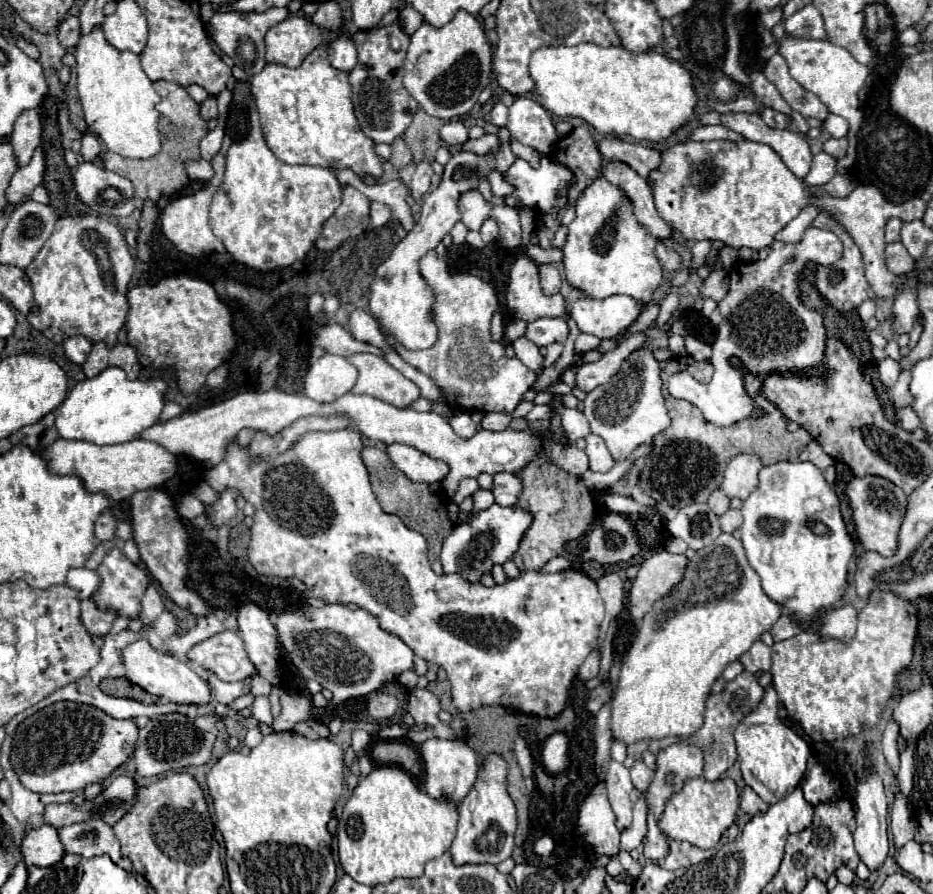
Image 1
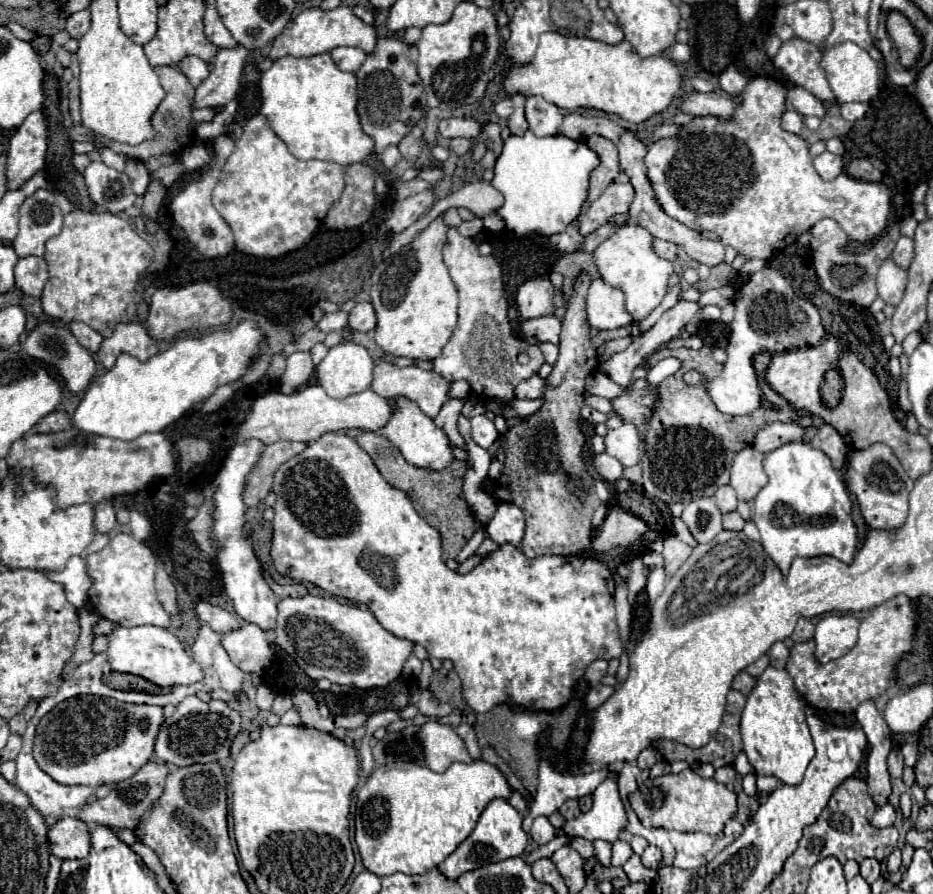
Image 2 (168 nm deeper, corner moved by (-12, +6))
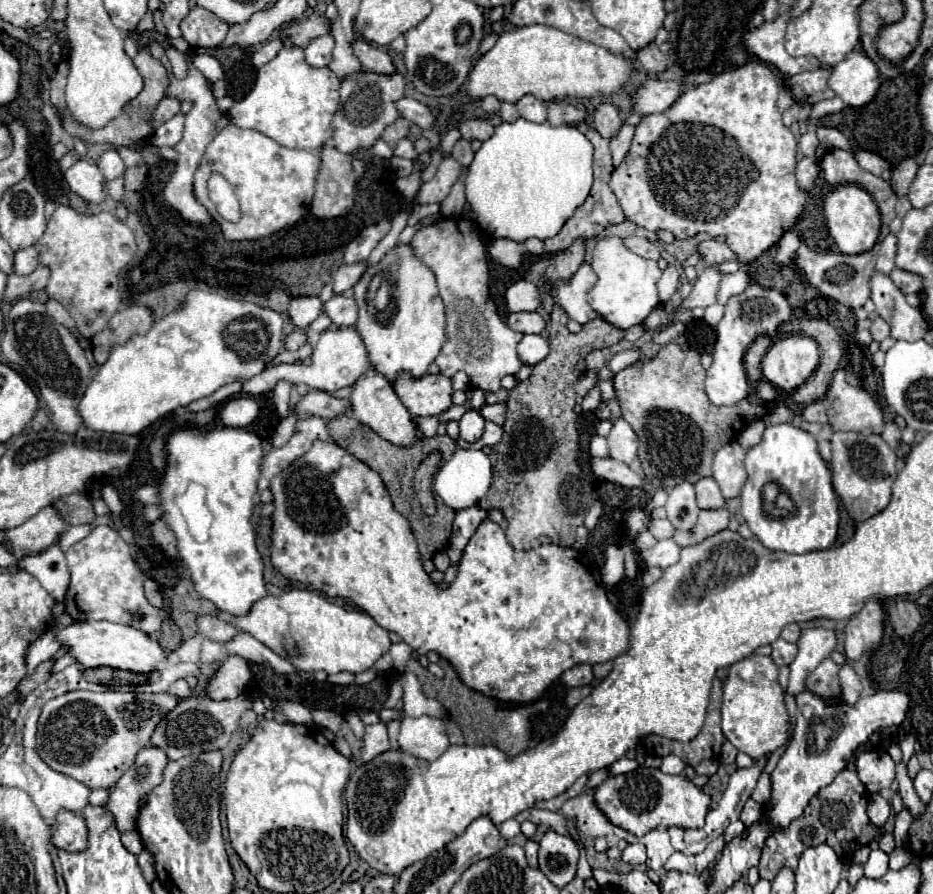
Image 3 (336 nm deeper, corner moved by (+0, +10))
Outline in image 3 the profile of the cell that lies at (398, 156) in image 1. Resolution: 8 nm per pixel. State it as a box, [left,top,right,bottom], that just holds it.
[382,118,412,148]

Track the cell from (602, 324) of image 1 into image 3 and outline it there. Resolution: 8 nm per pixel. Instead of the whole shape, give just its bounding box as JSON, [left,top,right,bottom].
[556,264,600,324]

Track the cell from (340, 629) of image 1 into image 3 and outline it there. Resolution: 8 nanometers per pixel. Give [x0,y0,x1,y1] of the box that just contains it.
[234,590,392,672]

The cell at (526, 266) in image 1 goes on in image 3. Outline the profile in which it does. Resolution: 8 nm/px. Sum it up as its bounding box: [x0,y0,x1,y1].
[506,280,540,312]

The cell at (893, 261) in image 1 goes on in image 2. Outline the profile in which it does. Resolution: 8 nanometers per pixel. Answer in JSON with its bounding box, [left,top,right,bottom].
[892,236,914,270]

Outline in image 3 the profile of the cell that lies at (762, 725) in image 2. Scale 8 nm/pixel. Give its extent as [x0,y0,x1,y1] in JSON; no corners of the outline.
[722,656,792,760]

